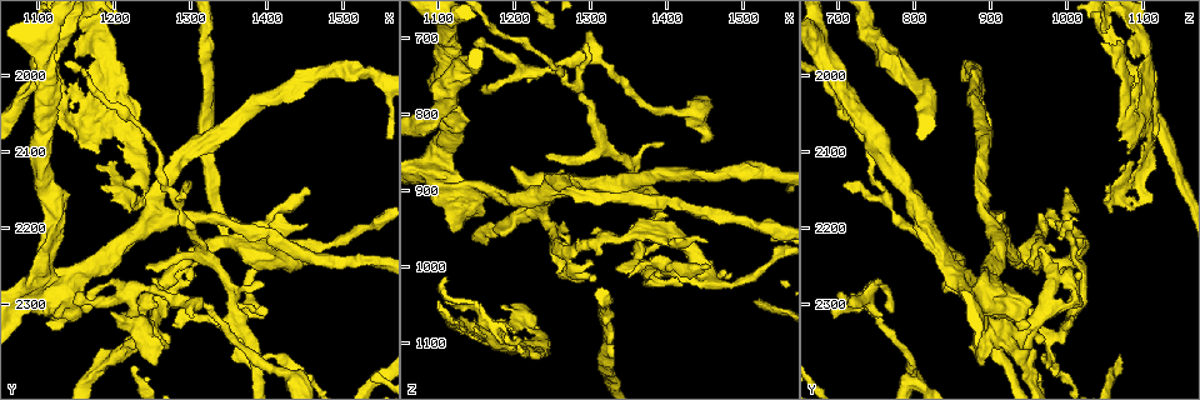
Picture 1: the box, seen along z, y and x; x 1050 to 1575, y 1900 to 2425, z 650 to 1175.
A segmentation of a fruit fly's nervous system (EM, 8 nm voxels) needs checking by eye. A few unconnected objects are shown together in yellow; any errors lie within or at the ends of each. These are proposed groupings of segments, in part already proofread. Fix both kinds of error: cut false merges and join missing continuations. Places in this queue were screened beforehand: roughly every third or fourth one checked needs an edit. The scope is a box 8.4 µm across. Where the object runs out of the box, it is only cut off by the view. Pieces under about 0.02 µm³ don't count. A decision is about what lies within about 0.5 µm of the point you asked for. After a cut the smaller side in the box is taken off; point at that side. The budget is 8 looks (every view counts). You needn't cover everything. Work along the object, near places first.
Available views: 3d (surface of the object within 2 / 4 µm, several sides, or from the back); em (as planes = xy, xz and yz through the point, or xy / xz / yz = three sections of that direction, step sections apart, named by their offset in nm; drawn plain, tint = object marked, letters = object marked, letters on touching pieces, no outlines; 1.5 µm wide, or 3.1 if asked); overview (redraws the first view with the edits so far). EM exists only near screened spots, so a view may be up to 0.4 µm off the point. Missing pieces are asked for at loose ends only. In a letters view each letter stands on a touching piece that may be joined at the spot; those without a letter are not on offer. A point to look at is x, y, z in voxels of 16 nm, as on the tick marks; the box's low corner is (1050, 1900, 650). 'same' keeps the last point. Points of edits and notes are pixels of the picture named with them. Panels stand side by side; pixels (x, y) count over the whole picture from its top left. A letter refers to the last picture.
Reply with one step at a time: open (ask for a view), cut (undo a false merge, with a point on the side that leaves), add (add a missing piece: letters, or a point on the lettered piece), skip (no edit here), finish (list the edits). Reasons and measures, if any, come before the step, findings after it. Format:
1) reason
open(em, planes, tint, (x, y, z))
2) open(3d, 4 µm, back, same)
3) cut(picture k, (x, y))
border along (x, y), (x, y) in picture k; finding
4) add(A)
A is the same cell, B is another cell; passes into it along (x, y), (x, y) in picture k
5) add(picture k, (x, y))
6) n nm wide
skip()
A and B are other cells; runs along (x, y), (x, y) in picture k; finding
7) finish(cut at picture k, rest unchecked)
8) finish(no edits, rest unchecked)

free end
open(3d, 2 µm, (1160, 2310, 770))

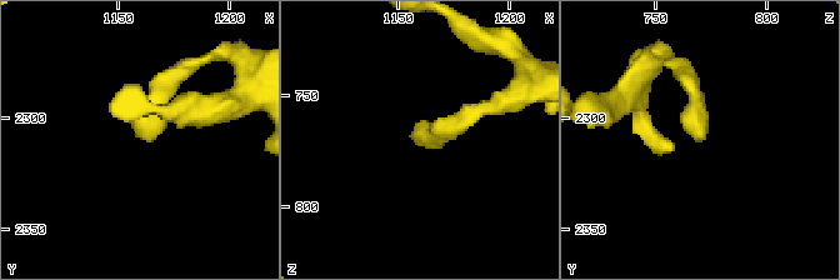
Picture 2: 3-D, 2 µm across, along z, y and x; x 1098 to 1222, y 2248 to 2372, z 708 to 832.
need the tissue
open(em, planes, letters, (1161, 2310, 769))

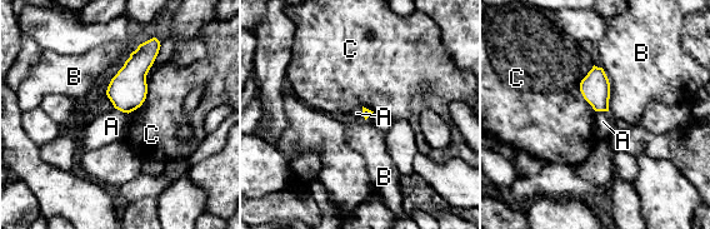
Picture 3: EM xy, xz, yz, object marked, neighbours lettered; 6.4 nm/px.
C touches over 300 nm
skip()
A, B and C are other cells; no lettered piece goes on from it

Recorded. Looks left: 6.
branch stops here
open(em, planes, letters, (1295, 2145, 710))

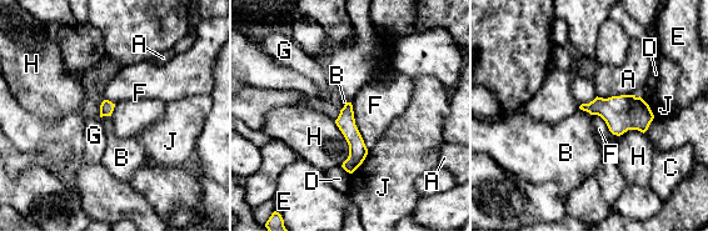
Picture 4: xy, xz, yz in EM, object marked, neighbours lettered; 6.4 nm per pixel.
skip()
A, B, C, D, E, F, G, H and J are other cells; runs along (348, 105), (349, 169) in picture 4; none of them fits

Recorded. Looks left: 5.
tapers out
open(em, planes, plain, (1395, 2270, 840))

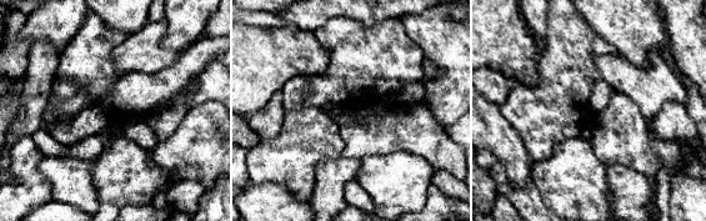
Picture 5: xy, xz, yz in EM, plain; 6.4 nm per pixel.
open(em, planes, tint, same)

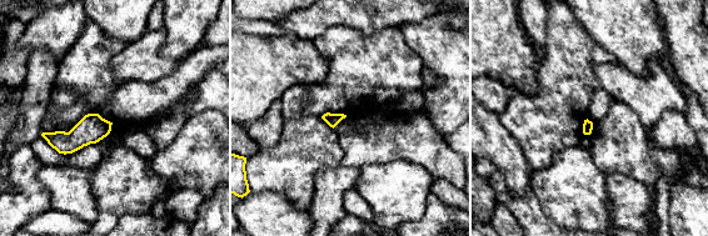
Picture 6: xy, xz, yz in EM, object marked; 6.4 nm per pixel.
open(em, planes, letters, same)

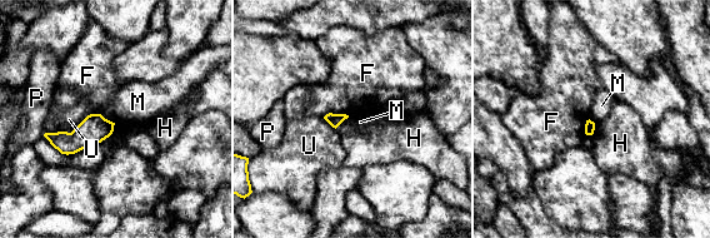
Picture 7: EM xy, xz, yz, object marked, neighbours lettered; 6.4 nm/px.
skip()
F, H, M, P and U are other cells; border along (100, 113), (114, 123) in picture 7; none of them fits

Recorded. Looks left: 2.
finish(no edits, rest unchecked)

